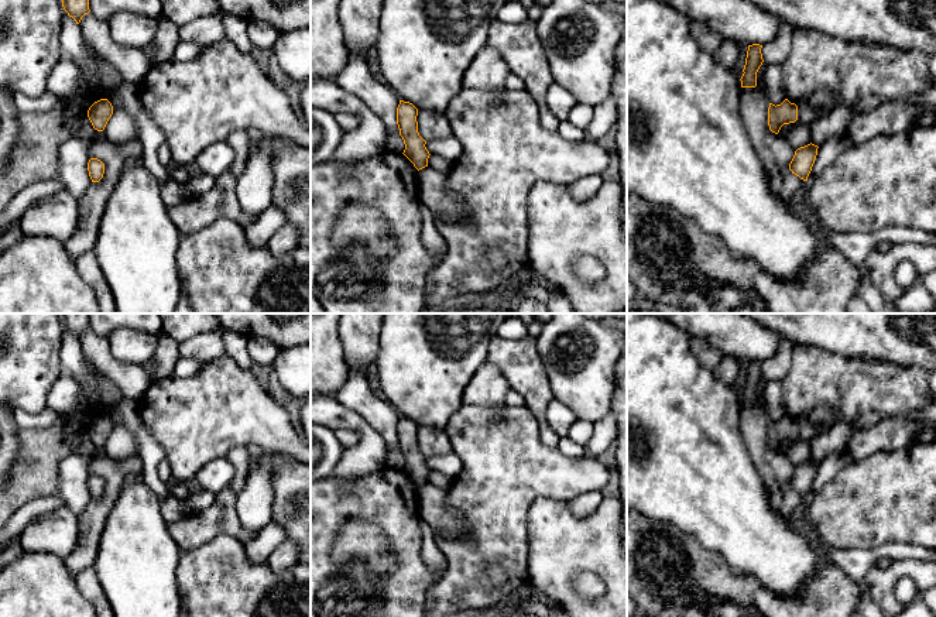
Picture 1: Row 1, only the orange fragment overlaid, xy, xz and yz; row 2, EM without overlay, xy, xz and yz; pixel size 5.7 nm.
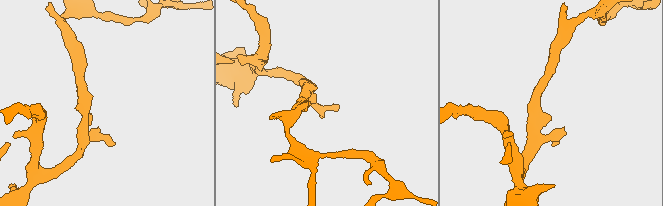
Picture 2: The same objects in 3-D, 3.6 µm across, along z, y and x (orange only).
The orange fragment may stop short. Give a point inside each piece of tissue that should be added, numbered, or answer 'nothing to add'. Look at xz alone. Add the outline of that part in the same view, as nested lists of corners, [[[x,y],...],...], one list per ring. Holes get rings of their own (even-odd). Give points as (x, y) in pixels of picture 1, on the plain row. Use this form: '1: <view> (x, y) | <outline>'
nothing to add

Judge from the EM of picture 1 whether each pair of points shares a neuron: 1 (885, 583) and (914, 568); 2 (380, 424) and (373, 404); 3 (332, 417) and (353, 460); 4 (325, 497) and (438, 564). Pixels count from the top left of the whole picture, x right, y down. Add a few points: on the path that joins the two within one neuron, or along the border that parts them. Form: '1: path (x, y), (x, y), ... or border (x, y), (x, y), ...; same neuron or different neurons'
1: path (892, 576), (901, 568), (907, 568); same neuron
2: path (380, 420), (380, 415), (373, 408); same neuron
3: path (348, 421), (353, 421), (364, 432), (364, 445); same neuron
4: border (418, 521), (421, 559), (442, 575); different neurons

